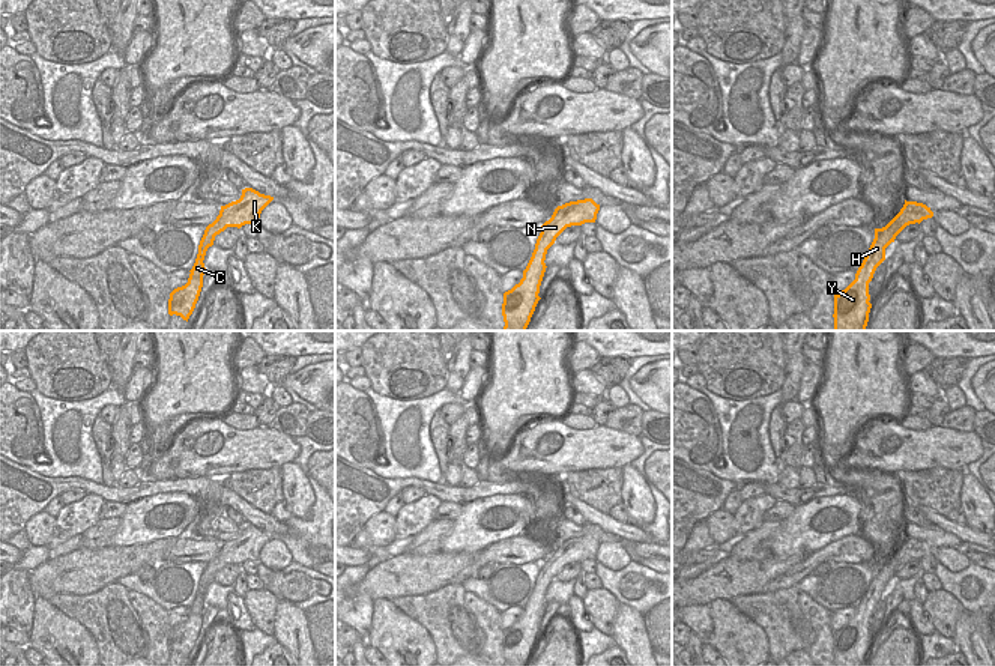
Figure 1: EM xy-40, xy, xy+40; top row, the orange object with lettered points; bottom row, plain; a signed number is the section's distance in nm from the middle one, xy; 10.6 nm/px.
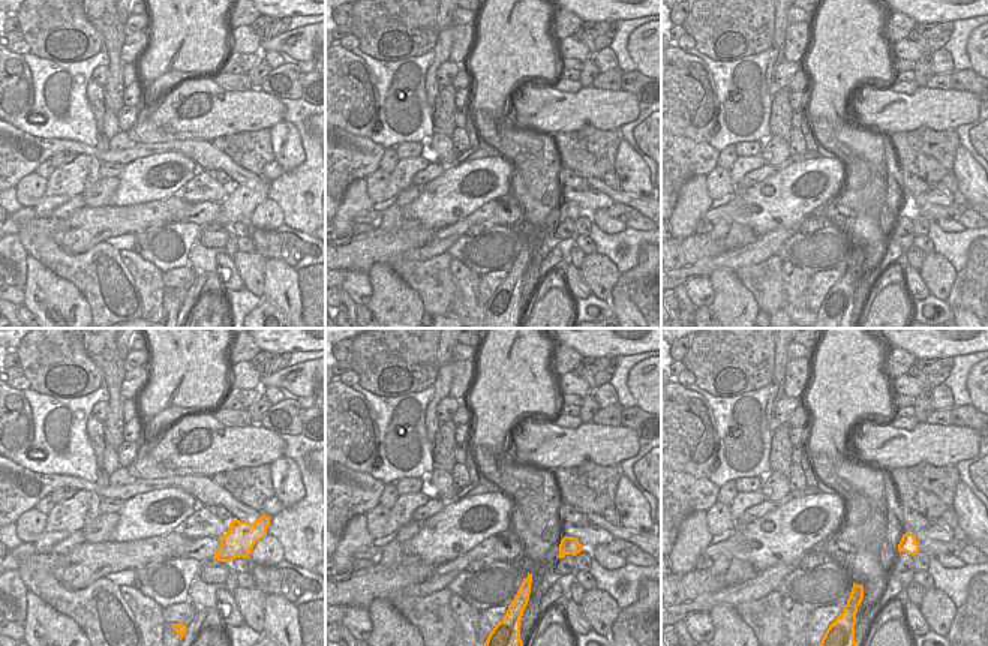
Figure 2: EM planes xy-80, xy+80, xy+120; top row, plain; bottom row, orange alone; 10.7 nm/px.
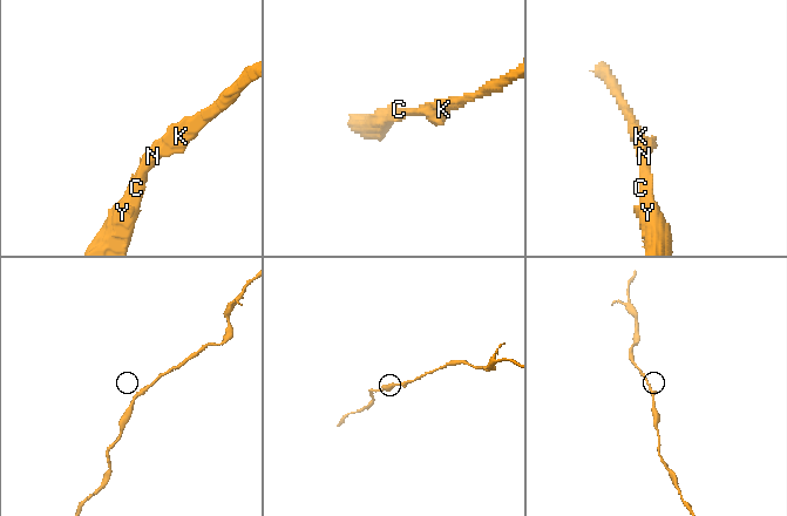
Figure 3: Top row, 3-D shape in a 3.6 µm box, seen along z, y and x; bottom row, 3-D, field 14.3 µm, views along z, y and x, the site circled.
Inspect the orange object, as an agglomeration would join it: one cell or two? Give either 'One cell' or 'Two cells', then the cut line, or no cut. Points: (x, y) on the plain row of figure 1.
One cell. No split.

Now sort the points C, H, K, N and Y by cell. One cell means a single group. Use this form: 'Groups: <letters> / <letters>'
Groups: C H K N Y.

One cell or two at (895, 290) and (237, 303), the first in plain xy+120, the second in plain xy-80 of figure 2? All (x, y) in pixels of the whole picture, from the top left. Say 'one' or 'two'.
two

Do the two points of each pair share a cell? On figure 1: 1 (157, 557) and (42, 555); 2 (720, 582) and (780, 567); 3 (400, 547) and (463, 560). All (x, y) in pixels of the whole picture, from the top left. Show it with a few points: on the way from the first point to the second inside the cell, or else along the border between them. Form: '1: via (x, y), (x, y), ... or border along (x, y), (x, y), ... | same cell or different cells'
1: border along (50, 557), (30, 572) | different cells
2: via (735, 578), (749, 578), (765, 570) | same cell
3: border along (403, 552), (390, 558) | different cells

